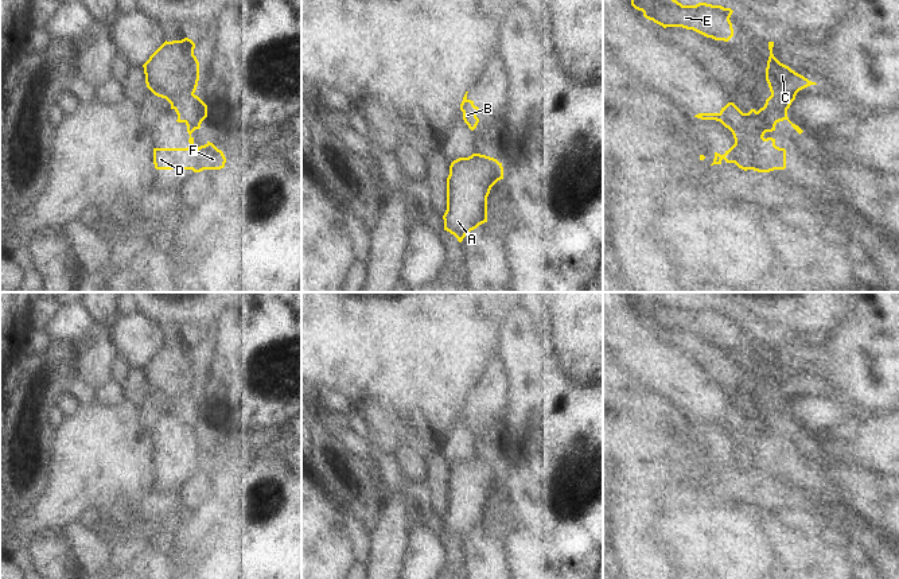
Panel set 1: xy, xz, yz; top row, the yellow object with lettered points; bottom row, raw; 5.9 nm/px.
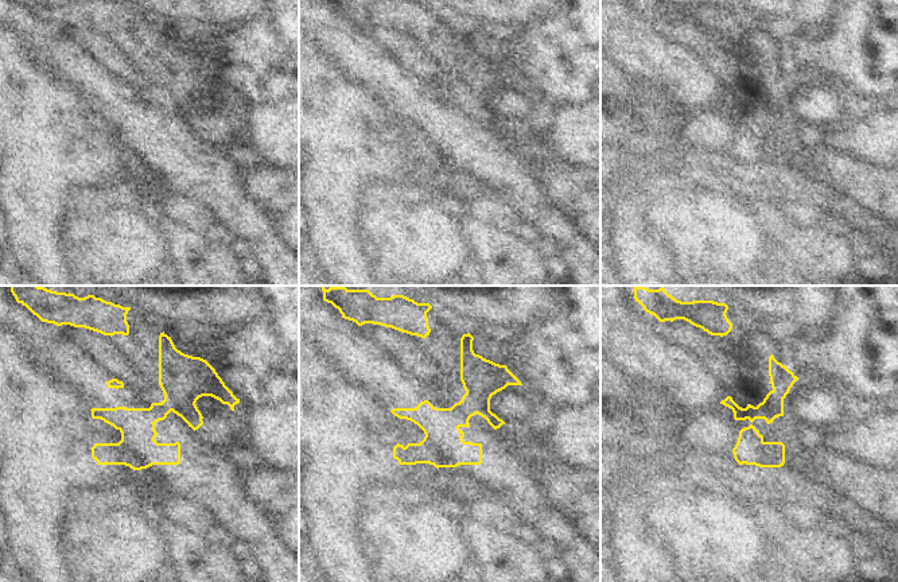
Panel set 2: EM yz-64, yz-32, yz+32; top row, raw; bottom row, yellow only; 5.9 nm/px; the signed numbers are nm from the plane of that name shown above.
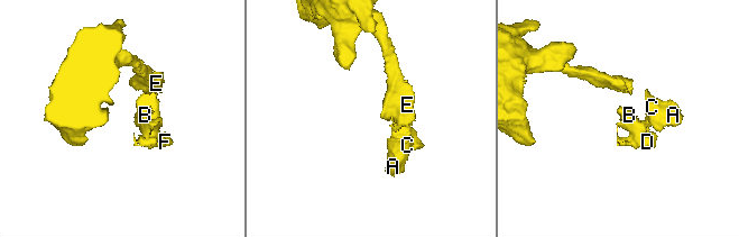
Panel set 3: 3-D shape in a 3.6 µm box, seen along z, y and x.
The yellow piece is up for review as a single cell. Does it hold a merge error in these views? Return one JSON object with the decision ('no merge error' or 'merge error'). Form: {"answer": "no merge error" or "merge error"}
{"answer": "merge error"}

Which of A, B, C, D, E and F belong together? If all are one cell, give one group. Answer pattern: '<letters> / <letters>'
A C E / B D F

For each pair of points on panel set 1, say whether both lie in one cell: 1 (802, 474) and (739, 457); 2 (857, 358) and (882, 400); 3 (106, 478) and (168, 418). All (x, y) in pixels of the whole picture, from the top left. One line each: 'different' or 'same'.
1: same
2: same
3: different

